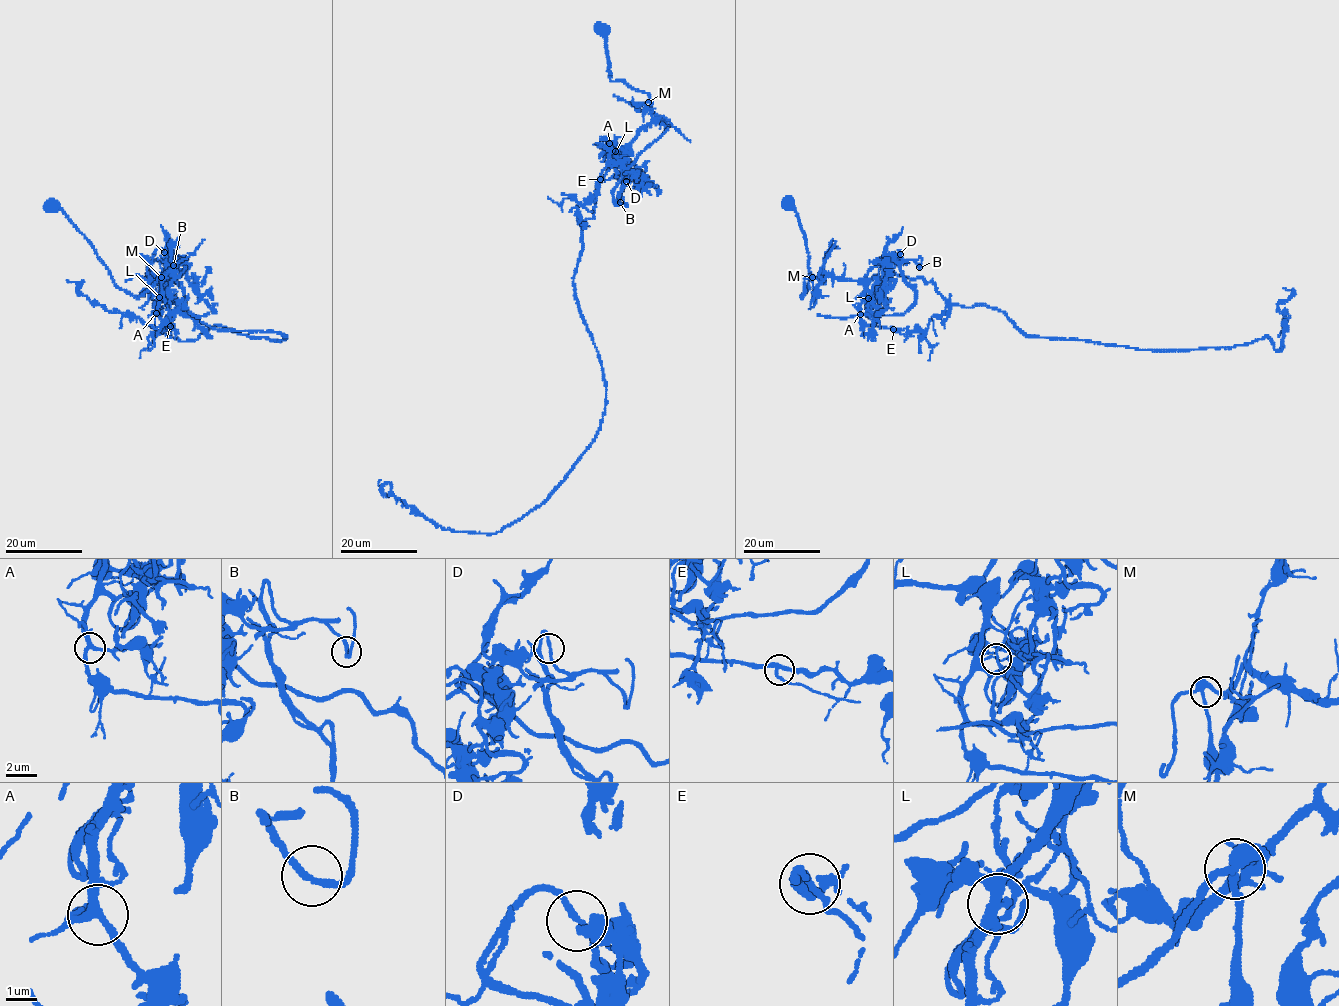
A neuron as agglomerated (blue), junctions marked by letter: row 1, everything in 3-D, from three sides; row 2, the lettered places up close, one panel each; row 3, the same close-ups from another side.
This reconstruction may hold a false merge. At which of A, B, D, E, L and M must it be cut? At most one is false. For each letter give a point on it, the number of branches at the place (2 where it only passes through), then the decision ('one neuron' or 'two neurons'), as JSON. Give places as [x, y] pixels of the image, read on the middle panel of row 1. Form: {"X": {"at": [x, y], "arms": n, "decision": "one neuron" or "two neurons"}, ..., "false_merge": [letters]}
{"A": {"at": [609, 143], "arms": 3, "decision": "one neuron"}, "B": {"at": [620, 202], "arms": 2, "decision": "one neuron"}, "D": {"at": [626, 181], "arms": 2, "decision": "one neuron"}, "E": {"at": [600, 179], "arms": 3, "decision": "one neuron"}, "L": {"at": [615, 151], "arms": 2, "decision": "two neurons"}, "M": {"at": [648, 102], "arms": 3, "decision": "one neuron"}, "false_merge": ["L"]}

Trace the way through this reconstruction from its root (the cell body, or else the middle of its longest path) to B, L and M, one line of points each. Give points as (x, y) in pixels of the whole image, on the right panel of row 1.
B: (786, 204), (801, 297), (823, 270), (901, 315), (899, 250), (919, 268)
L: (786, 204), (808, 258), (801, 297), (806, 278), (822, 270), (859, 280), (868, 298)
M: (786, 204), (794, 208), (808, 258), (810, 287), (801, 297), (804, 281), (812, 277)

